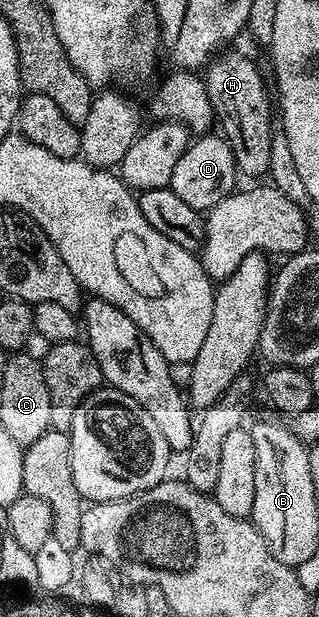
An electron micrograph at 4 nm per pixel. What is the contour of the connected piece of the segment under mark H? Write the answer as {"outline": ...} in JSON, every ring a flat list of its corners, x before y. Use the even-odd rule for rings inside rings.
{"outline":[[224,50,216,54,205,68,205,82,207,85,207,96,213,105,218,122,223,122,222,130,225,138,231,144,235,154,235,165,240,176,243,175,263,175,266,176,271,170,271,107,273,111,273,101,267,97,267,89,263,85,263,77,255,68,255,63,251,59,246,59,243,55,238,55,235,51]]}

